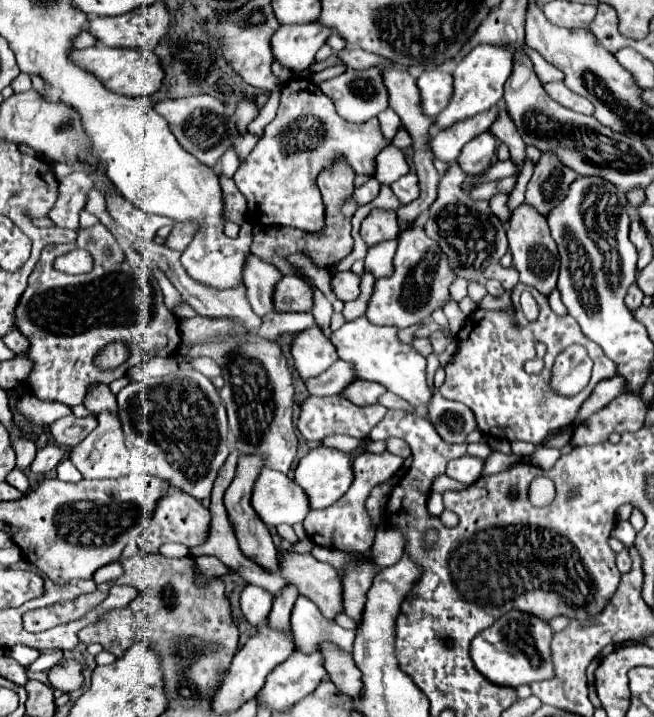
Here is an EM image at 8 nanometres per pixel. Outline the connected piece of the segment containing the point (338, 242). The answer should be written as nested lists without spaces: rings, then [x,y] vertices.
[[[343,158],[335,160],[331,166],[323,168],[319,172],[319,178],[317,178],[317,186],[323,194],[323,202],[325,202],[325,226],[323,230],[311,234],[311,232],[303,232],[303,230],[295,230],[295,228],[283,228],[283,226],[273,226],[273,228],[255,228],[253,230],[253,244],[251,244],[251,252],[257,254],[261,260],[273,264],[281,274],[295,274],[299,278],[303,278],[313,294],[315,294],[315,302],[313,302],[313,308],[311,308],[311,314],[315,318],[315,322],[321,326],[321,328],[329,328],[329,320],[331,320],[331,314],[333,314],[333,308],[331,308],[331,302],[319,292],[319,288],[307,278],[303,276],[301,270],[297,270],[291,262],[289,262],[289,256],[291,254],[305,254],[311,258],[311,262],[317,266],[317,268],[333,268],[337,262],[341,262],[351,250],[353,250],[353,238],[351,238],[351,218],[355,214],[355,204],[351,202],[345,202],[347,196],[353,192],[353,180],[355,180],[355,172],[351,166],[347,166],[347,162],[343,162]]]

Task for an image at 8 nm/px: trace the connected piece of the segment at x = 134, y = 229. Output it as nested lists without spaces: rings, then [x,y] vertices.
[[[121,196],[107,198],[107,212],[121,228],[125,228],[127,232],[131,232],[137,238],[153,238],[161,226],[171,224],[169,220],[163,220],[161,216],[151,216],[139,208],[131,208],[127,198],[123,200]]]

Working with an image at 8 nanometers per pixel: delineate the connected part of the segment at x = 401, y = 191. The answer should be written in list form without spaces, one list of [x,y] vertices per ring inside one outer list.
[[[409,172],[403,178],[399,178],[397,182],[391,184],[393,194],[399,198],[401,204],[409,204],[419,196],[419,186],[417,186],[417,174]]]

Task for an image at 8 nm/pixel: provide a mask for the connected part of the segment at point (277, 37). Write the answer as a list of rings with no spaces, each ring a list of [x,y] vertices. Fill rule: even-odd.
[[[317,22],[281,26],[271,38],[273,58],[293,72],[305,70],[311,66],[315,52],[325,44],[329,34],[331,30]]]

